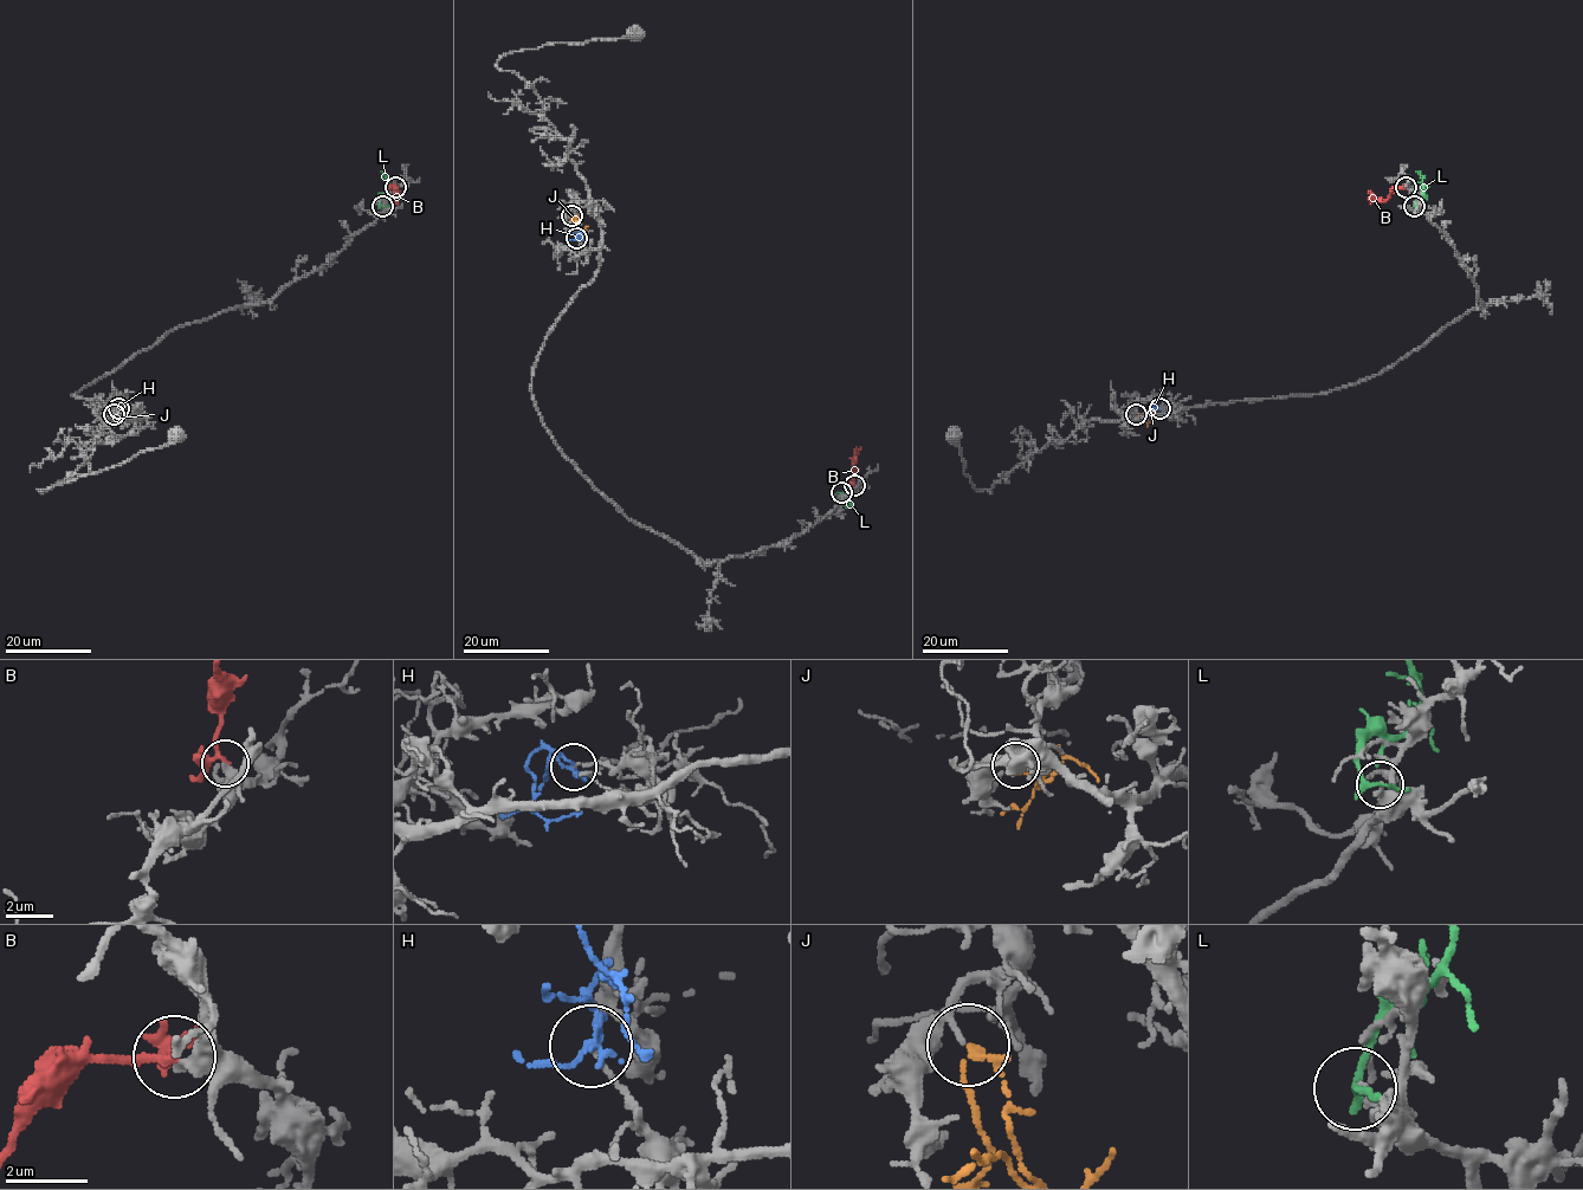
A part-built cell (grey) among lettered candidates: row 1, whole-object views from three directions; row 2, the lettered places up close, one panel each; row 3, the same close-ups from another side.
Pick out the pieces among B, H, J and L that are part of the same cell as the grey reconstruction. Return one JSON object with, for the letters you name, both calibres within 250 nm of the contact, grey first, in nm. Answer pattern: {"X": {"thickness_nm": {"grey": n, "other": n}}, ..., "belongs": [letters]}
{"J": {"thickness_nm": {"grey": 110, "other": 150}}, "belongs": ["J"]}

